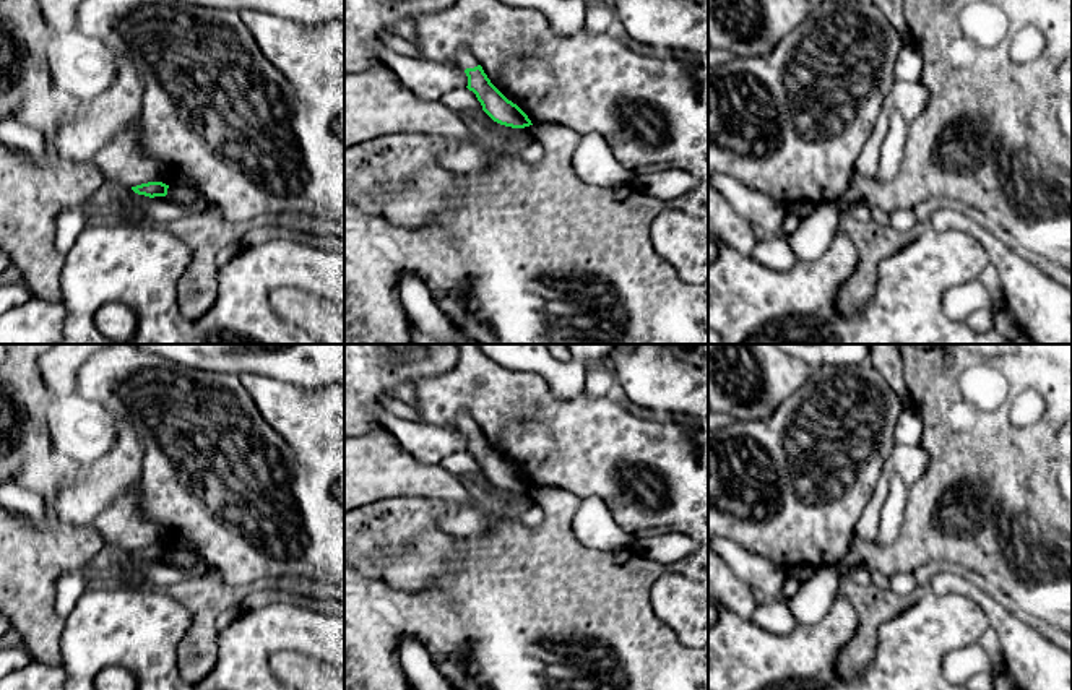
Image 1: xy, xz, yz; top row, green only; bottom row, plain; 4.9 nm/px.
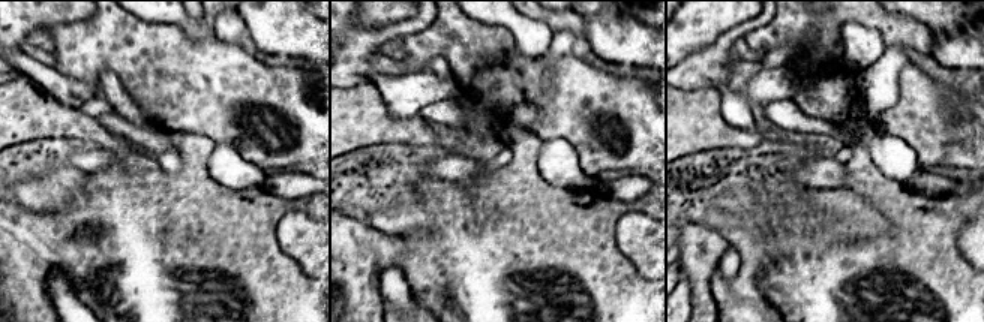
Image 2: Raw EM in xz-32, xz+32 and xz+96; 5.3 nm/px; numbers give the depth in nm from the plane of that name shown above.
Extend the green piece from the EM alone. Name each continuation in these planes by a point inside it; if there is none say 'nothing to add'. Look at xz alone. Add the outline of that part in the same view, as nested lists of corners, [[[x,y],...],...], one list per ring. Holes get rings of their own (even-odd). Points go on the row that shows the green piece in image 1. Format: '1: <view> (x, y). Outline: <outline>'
1: xz (465, 59). Outline: [[[461,49],[456,55],[456,63],[466,70],[466,68],[474,68],[479,65],[479,62],[473,57],[473,54],[468,49]]]

